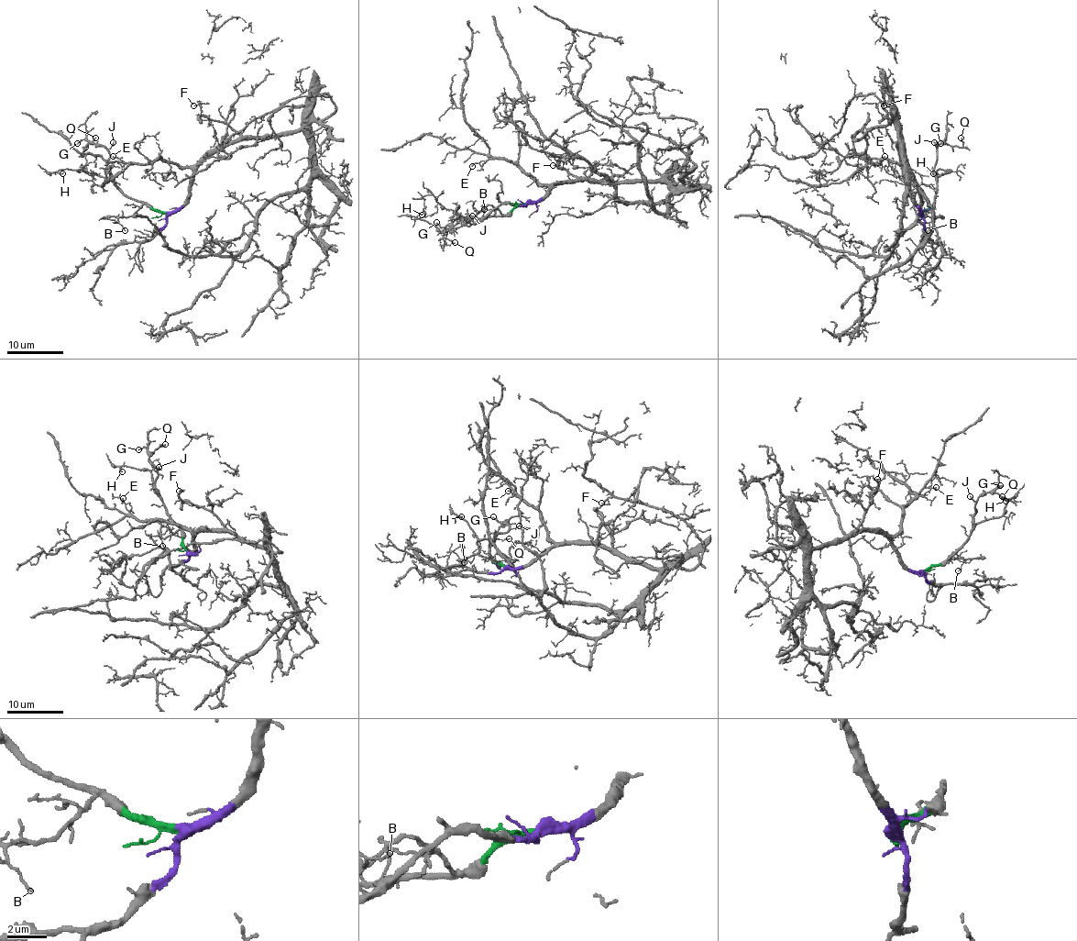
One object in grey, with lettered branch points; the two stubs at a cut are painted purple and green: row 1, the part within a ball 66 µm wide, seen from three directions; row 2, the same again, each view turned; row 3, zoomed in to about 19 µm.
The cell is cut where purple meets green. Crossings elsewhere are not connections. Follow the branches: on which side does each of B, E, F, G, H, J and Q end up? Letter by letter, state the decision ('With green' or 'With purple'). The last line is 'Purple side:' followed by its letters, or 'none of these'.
B: With green
E: With purple
F: With purple
G: With green
H: With green
J: With green
Q: With green
Purple side: E, F

